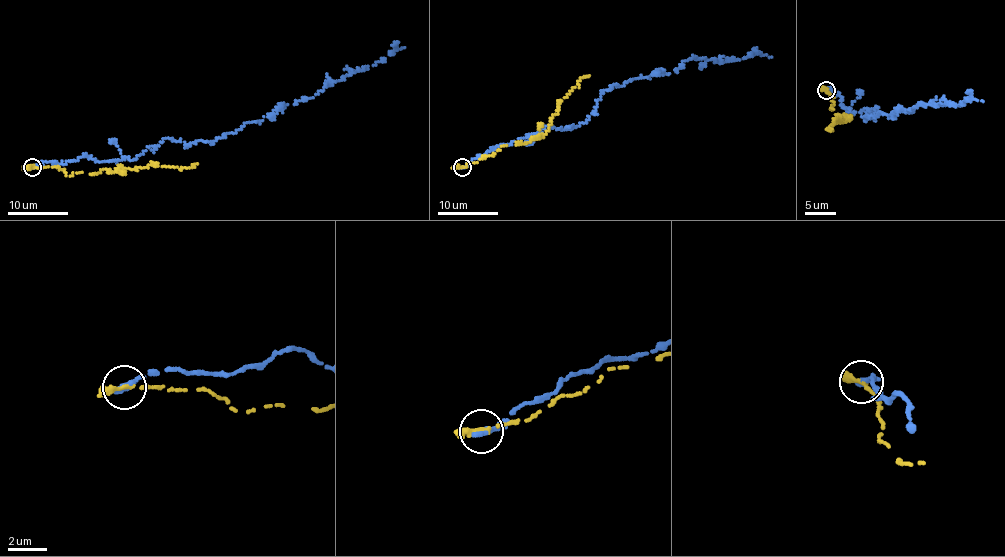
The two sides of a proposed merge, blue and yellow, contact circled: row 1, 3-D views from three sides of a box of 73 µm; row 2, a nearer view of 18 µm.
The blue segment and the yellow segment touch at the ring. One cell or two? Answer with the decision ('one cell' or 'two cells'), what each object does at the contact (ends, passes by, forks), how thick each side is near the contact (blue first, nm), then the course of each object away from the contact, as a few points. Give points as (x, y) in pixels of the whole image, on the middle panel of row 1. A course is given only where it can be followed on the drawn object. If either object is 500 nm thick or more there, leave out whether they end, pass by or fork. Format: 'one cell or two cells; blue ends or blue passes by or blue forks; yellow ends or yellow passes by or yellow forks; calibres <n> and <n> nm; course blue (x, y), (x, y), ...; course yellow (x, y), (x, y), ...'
two cells; blue ends; yellow passes by; calibres 400 and 220 nm; course blue (462, 167), (545, 126), (580, 125), (602, 91), (677, 70), (694, 56), (772, 57); course yellow (462, 167), (477, 163), (501, 147), (529, 143), (543, 135), (559, 103), (583, 76), (590, 76)

